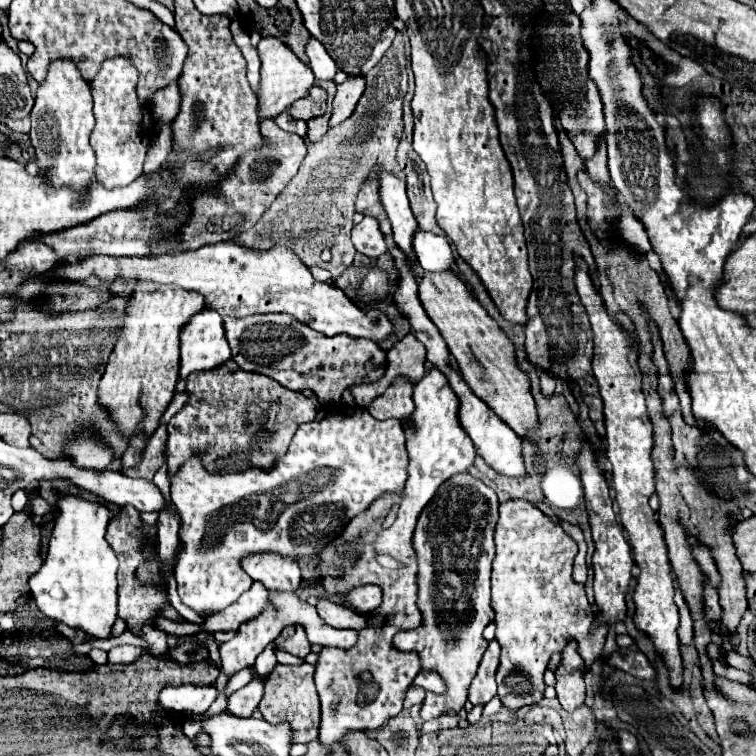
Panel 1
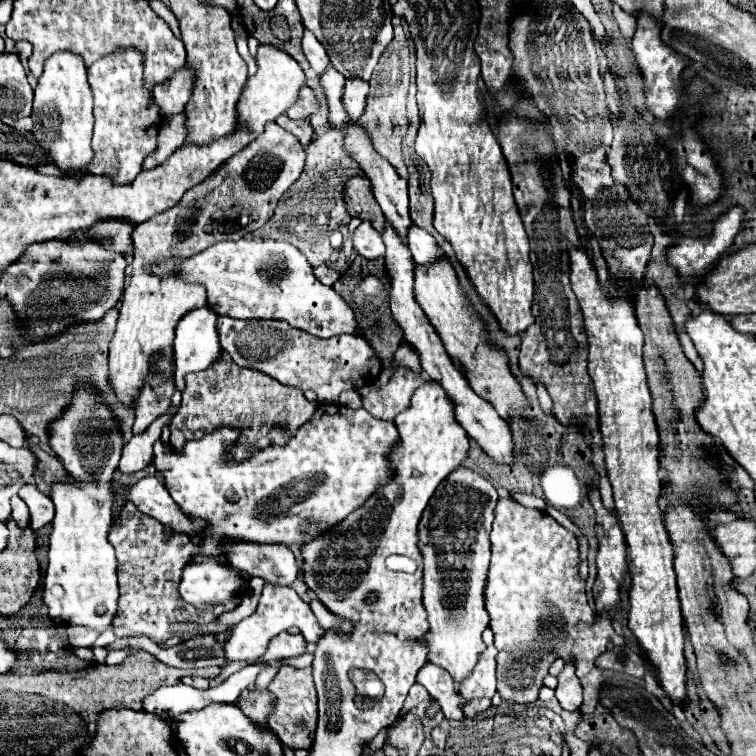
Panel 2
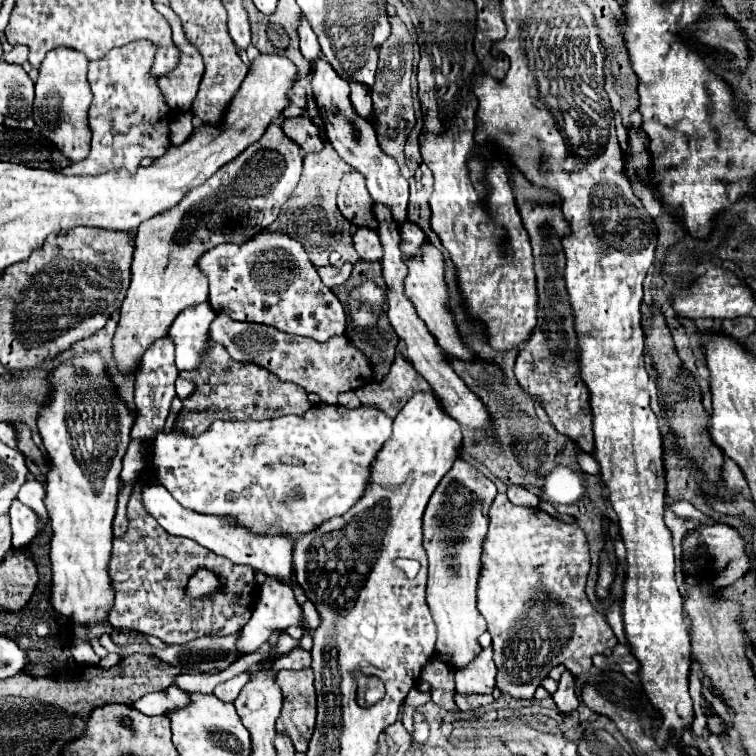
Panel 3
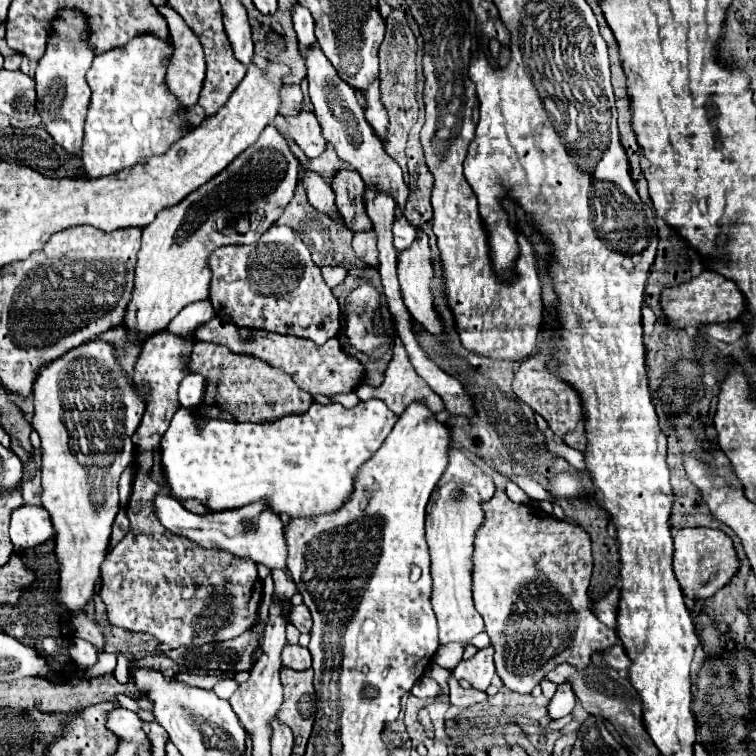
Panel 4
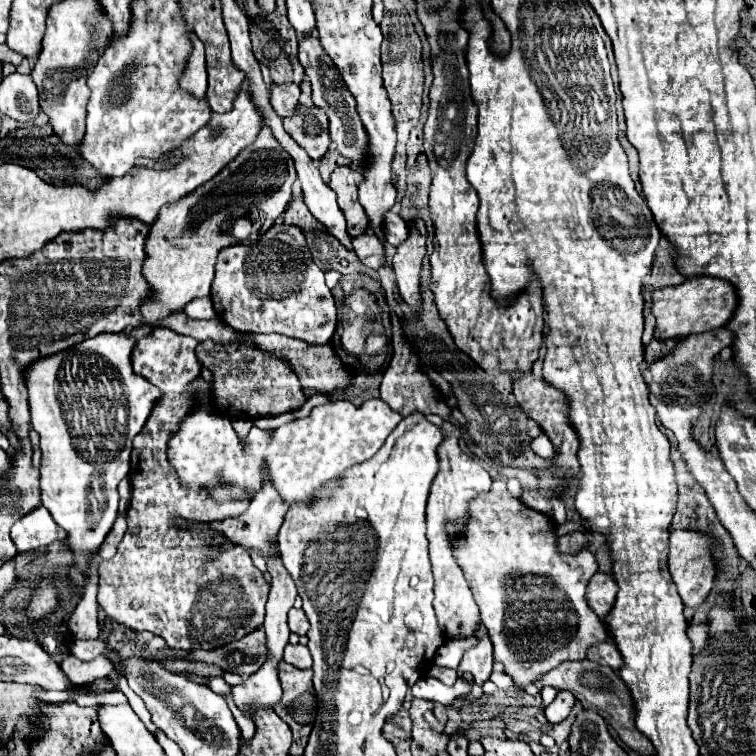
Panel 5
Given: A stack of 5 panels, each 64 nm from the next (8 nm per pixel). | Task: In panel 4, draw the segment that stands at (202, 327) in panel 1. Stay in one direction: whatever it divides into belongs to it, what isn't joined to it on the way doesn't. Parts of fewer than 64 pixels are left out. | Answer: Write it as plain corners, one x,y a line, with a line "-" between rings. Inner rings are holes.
200,300
200,302
196,302
196,304
188,304
184,310
180,310
178,316
168,324
168,330
170,330
172,334
178,334
178,336
194,342
192,332
194,332
200,324
212,320
214,316
216,316
216,314
214,314
214,308
212,308
210,300
-
194,373
186,376
179,385
178,398
182,407
196,409
202,402
205,379
201,374

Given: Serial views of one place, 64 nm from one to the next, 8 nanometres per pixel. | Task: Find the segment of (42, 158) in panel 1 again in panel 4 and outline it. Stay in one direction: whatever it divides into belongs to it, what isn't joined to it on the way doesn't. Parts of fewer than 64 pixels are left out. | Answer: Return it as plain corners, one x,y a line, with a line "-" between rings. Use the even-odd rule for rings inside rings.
64,8
60,16
54,20
54,30
48,40
48,48
38,62
34,82
38,92
36,112
42,118
42,126
48,128
50,136
70,154
80,154
82,138
84,138
84,120
90,104
90,88
86,84
86,72
92,66
96,54
80,36
88,32
88,24
84,24
84,16
80,12
72,12
72,8

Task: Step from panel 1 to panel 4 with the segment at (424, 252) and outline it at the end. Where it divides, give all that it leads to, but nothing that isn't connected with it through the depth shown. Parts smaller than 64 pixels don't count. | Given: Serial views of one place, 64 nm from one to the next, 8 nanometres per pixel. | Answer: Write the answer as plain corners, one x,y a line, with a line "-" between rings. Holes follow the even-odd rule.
396,212
392,234
394,234
394,244
396,244
398,252
408,248
416,240
416,228
410,226
410,222
402,216
402,212

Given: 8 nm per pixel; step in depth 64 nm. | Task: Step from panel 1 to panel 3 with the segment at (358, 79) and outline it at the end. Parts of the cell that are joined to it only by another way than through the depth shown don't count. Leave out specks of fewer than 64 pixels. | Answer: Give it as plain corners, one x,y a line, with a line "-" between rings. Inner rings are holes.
352,82
350,84
350,98
356,110
360,110
360,116
368,116
372,110
372,100
370,100
370,90
362,84

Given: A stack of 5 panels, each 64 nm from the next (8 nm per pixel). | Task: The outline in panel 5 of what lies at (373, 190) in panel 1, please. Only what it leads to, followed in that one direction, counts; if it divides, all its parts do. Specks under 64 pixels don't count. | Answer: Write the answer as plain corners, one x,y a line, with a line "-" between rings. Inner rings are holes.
338,166
332,176
328,186
336,192
338,196
338,206
346,216
348,222
348,234
360,236
366,232
368,218
364,216
364,208
360,208
360,202
356,200
358,192
358,182
362,180
362,174
350,166

